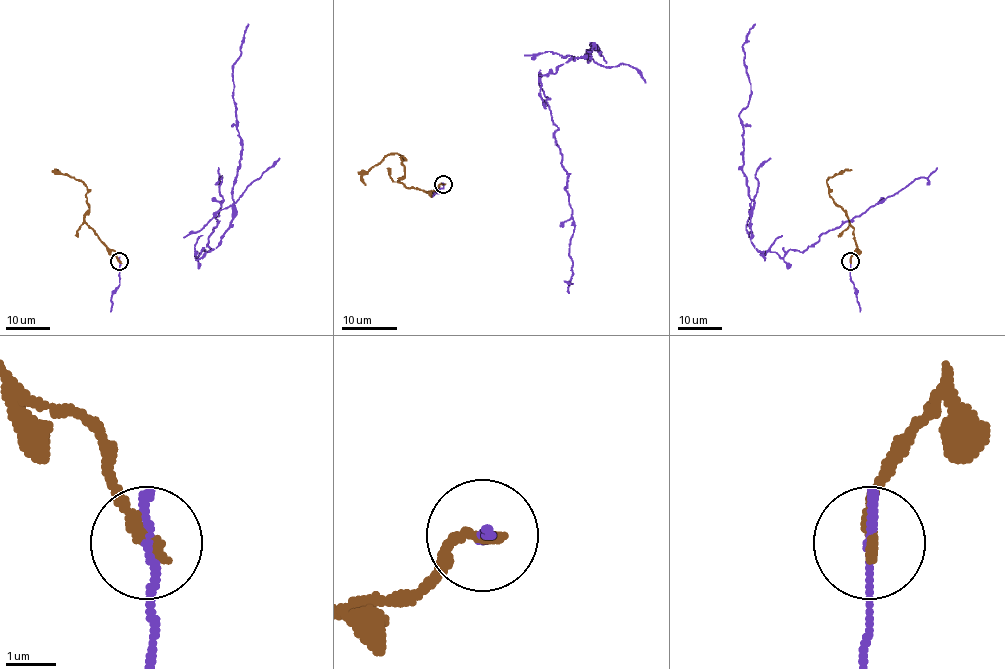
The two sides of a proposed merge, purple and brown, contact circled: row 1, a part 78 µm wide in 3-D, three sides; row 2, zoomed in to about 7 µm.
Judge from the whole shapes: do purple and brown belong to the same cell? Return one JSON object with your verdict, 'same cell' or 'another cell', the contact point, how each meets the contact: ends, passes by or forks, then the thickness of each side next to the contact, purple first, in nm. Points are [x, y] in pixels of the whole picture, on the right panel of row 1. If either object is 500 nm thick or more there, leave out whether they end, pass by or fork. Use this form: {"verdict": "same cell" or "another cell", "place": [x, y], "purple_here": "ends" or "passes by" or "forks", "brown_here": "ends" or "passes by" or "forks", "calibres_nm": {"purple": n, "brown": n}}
{"verdict": "another cell", "place": [850, 261], "purple_here": "ends", "brown_here": "ends", "calibres_nm": {"purple": 200, "brown": 240}}

